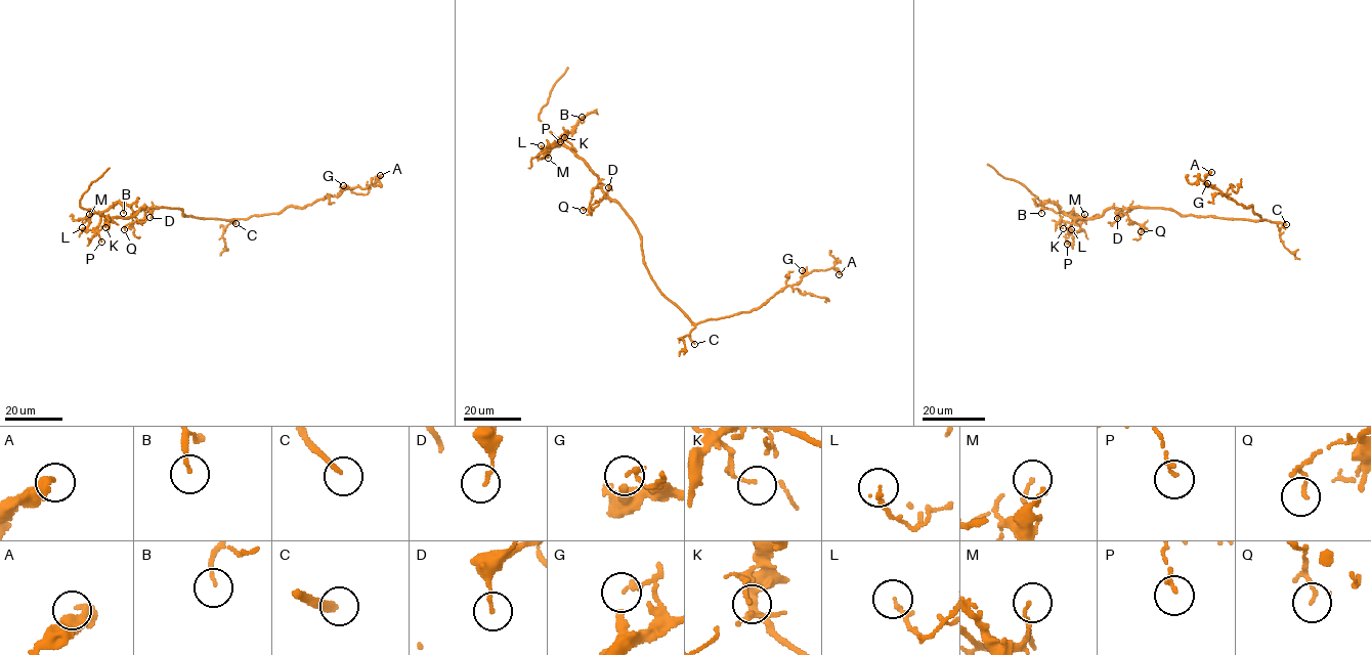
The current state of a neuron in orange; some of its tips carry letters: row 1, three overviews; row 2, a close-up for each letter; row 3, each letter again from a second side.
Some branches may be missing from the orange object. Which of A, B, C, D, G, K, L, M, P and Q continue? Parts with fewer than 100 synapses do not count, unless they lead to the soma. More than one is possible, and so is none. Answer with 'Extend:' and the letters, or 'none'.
Extend: C

